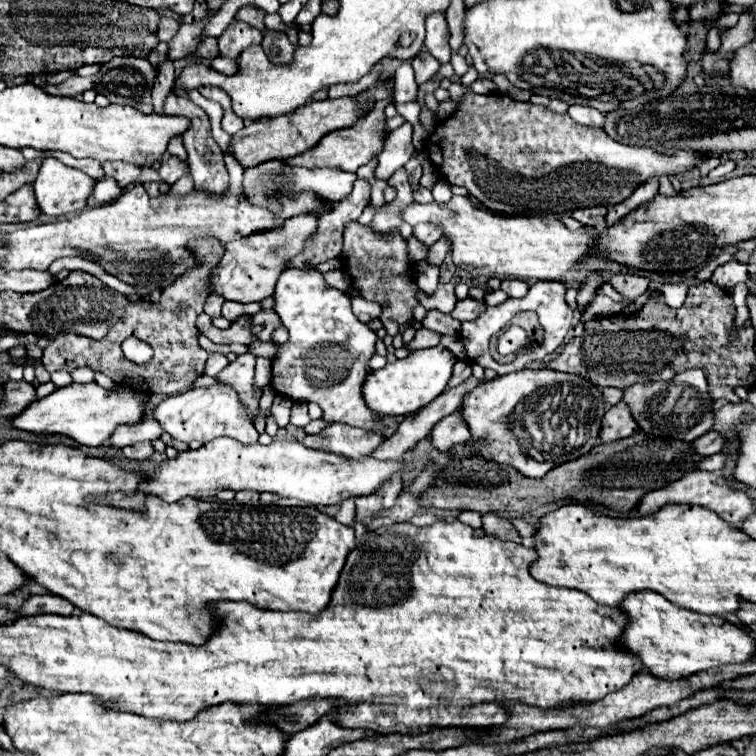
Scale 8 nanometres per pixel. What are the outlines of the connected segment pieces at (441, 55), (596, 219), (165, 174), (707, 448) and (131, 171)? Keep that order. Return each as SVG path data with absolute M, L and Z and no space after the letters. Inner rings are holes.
M434 12L426 18L426 42L424 46L428 48L428 52L440 62L446 64L450 62L450 46L448 46L448 24L444 14Z
M594 206L594 208L580 208L572 212L572 218L578 220L584 226L602 226L604 224L604 216L606 216L608 208L606 206Z
M174 156L164 158L162 164L160 164L160 170L158 170L162 182L166 182L168 186L172 186L172 184L174 184L178 178L182 178L186 172L188 172L188 164L182 162L182 160L178 160L178 158L174 158Z
M708 432L708 434L700 436L696 442L692 442L692 448L700 456L712 456L712 454L720 452L720 446L722 444L724 444L724 438L718 432Z
M104 162L102 164L104 172L108 176L112 176L122 190L126 190L128 186L132 186L140 174L140 168L134 164L124 164L124 162Z

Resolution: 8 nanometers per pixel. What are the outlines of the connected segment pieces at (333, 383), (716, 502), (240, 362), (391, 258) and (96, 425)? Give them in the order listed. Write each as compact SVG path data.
M290 268L280 274L272 298L274 312L288 328L290 338L286 344L278 346L278 352L272 360L270 388L276 394L292 398L294 402L320 404L326 426L350 424L388 436L382 416L378 412L370 412L362 394L366 364L376 352L378 336L352 314L350 296L328 286L322 272L316 268Z
M694 470L694 472L688 472L684 474L680 480L664 486L664 488L658 488L658 490L650 490L646 492L636 510L640 514L652 514L652 512L658 512L662 504L668 504L668 502L684 502L684 504L696 504L696 506L704 506L704 508L710 508L712 512L716 512L722 520L726 520L728 524L732 524L734 528L740 528L742 522L748 518L748 514L754 512L754 500L750 500L744 492L738 492L738 490L732 490L728 488L728 482L720 476L720 474L714 474L714 472L700 472L700 470Z
M242 354L234 360L234 364L228 364L224 370L220 370L216 374L216 380L220 384L232 386L234 392L240 396L240 402L244 404L250 420L254 420L258 416L258 404L260 404L260 398L264 392L264 388L254 386L255 363L254 355Z
M350 222L344 230L344 248L342 254L346 258L346 274L352 280L352 286L360 292L362 298L378 302L382 306L382 324L388 336L396 336L400 328L412 318L412 308L418 304L416 290L418 284L412 278L408 246L398 230L390 234L374 234L370 228L360 226L358 222Z
M68 384L64 388L54 390L46 398L34 400L28 408L24 408L24 412L12 418L12 426L38 436L68 436L80 446L102 446L104 442L108 442L108 438L118 426L132 426L142 418L146 408L142 396L146 394L136 392L128 386L124 386L118 392L110 392L100 388L98 384Z

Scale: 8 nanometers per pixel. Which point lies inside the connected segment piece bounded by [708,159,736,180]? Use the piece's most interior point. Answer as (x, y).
(726, 167)

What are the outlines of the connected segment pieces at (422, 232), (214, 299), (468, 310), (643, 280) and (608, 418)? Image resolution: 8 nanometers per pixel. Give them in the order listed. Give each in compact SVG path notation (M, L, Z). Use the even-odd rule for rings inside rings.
M418 224L418 226L414 226L414 232L412 232L422 244L426 244L426 246L430 246L430 244L434 244L436 240L440 240L442 238L442 232L436 228L436 226L432 226L432 224Z
M210 294L210 296L206 298L204 312L206 312L210 318L218 318L218 316L220 316L220 308L222 308L222 304L224 304L224 300L222 300L220 296L216 296L216 294Z
M466 298L466 300L460 300L456 304L456 308L450 312L450 316L454 320L460 320L460 322L466 322L466 320L476 320L482 312L484 312L486 304L482 300L472 300L472 298Z
M624 270L624 272L618 272L616 276L612 276L610 284L624 298L638 298L640 294L644 294L644 290L648 288L650 280L646 276L628 274L628 270Z
M618 402L616 406L608 408L602 420L602 428L600 428L602 442L614 442L620 438L628 438L636 432L638 432L638 426L624 402Z

